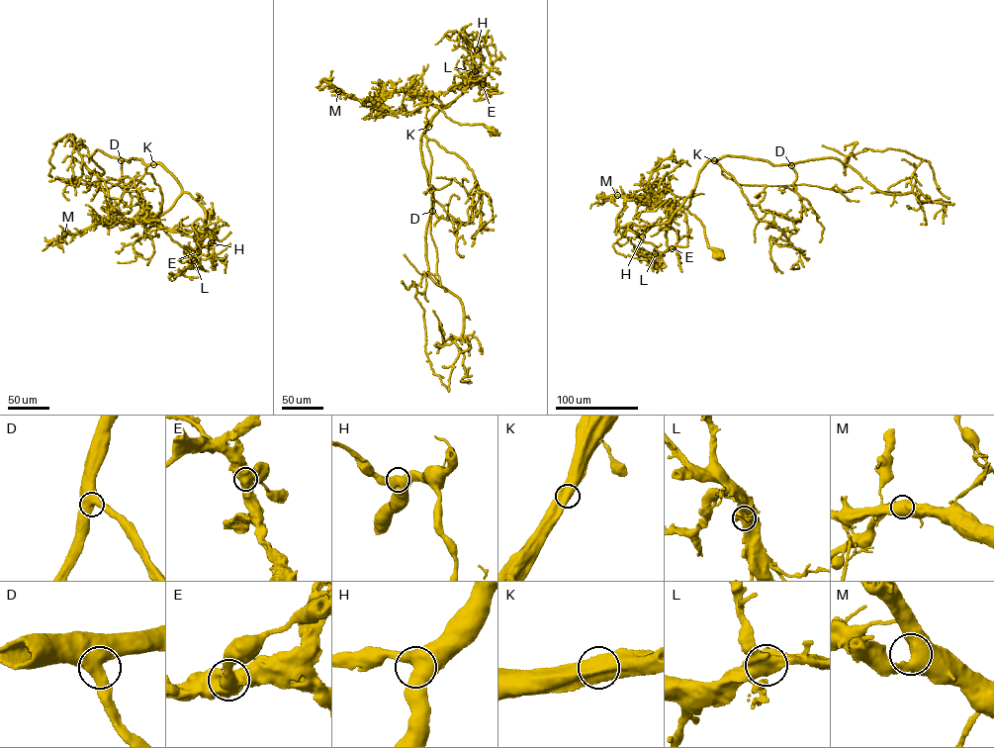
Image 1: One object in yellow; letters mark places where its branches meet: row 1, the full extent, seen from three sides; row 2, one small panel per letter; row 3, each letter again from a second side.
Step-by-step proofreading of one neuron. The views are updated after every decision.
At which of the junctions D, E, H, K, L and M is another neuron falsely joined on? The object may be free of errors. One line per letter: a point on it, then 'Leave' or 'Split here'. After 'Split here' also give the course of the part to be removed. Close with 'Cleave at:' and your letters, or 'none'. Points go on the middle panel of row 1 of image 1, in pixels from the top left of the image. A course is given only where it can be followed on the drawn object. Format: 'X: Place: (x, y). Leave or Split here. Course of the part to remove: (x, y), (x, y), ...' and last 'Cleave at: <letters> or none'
D: Place: (432, 211). Leave
E: Place: (483, 84). Split here. Course of the part to remove: (483, 84), (475, 70), (467, 71), (469, 81), (478, 80), (487, 74)
H: Place: (477, 49). Leave
K: Place: (428, 127). Leave
L: Place: (475, 71). Leave
M: Place: (338, 91). Leave
Cleave at: E

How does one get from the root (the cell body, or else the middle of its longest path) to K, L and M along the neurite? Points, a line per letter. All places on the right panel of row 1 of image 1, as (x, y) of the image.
K: (720, 255), (708, 246), (701, 222), (681, 206), (689, 206), (699, 172), (708, 161), (714, 160)
L: (720, 255), (708, 246), (699, 220), (671, 202), (666, 204), (671, 218), (667, 224), (668, 248), (655, 253)
M: (720, 255), (708, 246), (701, 222), (682, 206), (653, 199), (646, 194), (629, 199), (617, 195)

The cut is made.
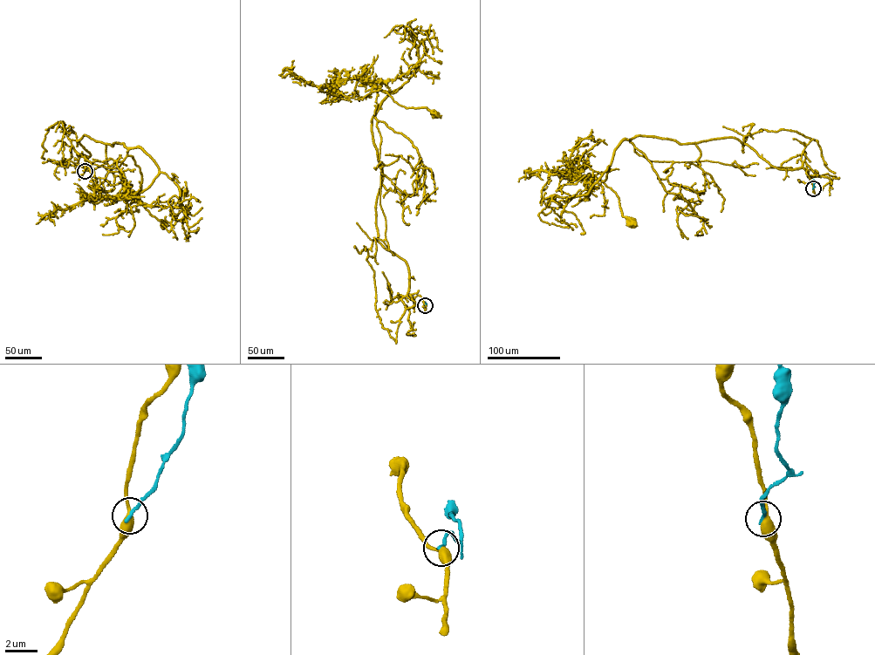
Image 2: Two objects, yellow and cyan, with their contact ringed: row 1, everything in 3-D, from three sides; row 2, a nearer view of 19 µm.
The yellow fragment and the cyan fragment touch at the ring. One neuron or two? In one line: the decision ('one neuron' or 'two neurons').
two neurons

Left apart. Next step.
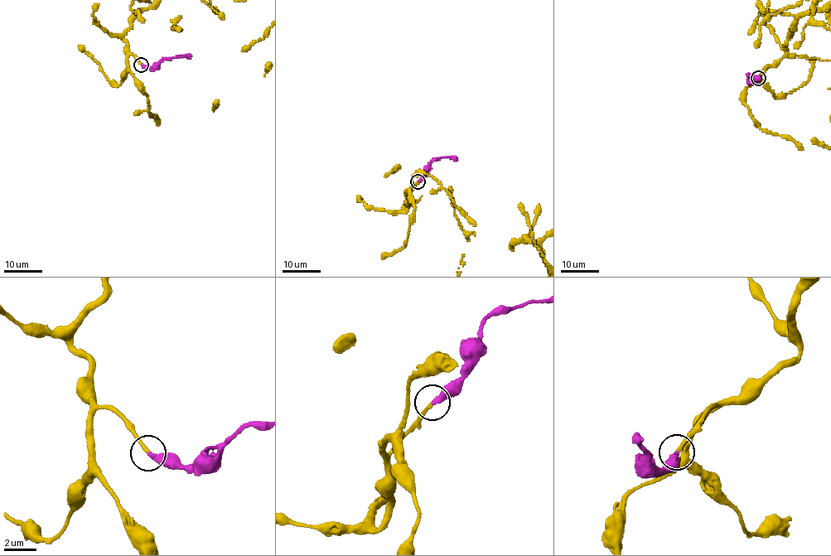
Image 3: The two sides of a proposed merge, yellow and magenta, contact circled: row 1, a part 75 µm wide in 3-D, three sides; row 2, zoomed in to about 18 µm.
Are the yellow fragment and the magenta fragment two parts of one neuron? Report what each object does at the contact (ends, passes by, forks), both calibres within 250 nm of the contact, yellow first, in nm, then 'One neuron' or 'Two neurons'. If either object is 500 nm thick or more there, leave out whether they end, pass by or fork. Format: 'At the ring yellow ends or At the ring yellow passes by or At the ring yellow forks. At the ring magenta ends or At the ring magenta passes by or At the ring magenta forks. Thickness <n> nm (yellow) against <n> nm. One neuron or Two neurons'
At the ring yellow ends. At the ring magenta ends. Thickness 200 nm (yellow) against 380 nm. One neuron

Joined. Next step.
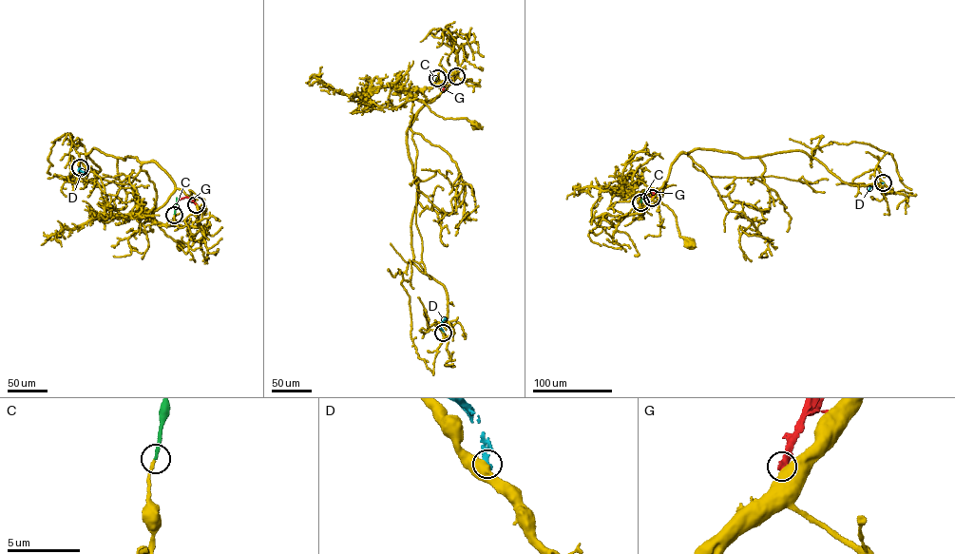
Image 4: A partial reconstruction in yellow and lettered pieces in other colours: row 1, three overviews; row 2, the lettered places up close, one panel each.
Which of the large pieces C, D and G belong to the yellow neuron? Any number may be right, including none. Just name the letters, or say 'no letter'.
C

